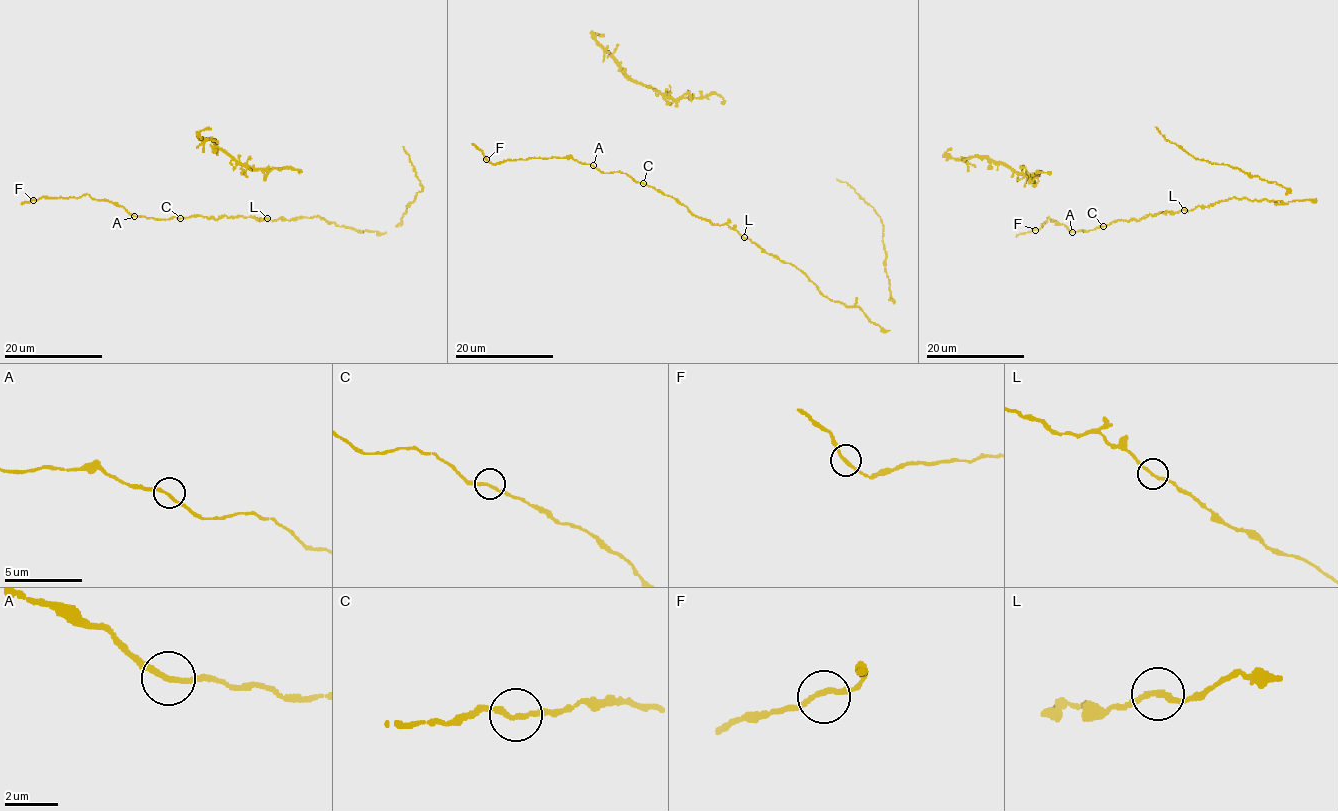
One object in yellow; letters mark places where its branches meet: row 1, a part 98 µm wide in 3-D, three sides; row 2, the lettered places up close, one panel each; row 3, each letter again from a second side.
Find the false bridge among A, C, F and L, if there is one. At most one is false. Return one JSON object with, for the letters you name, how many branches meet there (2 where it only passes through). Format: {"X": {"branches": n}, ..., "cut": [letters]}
{"L": {"branches": 2}, "cut": ["L"]}

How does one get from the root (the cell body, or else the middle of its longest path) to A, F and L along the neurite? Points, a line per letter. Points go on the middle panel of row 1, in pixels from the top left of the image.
A: (757, 246), (726, 224), (713, 225), (692, 215), (672, 197), (634, 181), (625, 173), (600, 171), (593, 165)
F: (757, 246), (726, 224), (692, 215), (672, 197), (621, 172), (605, 173), (560, 157), (494, 165), (486, 159)
L: (757, 246), (743, 237)

